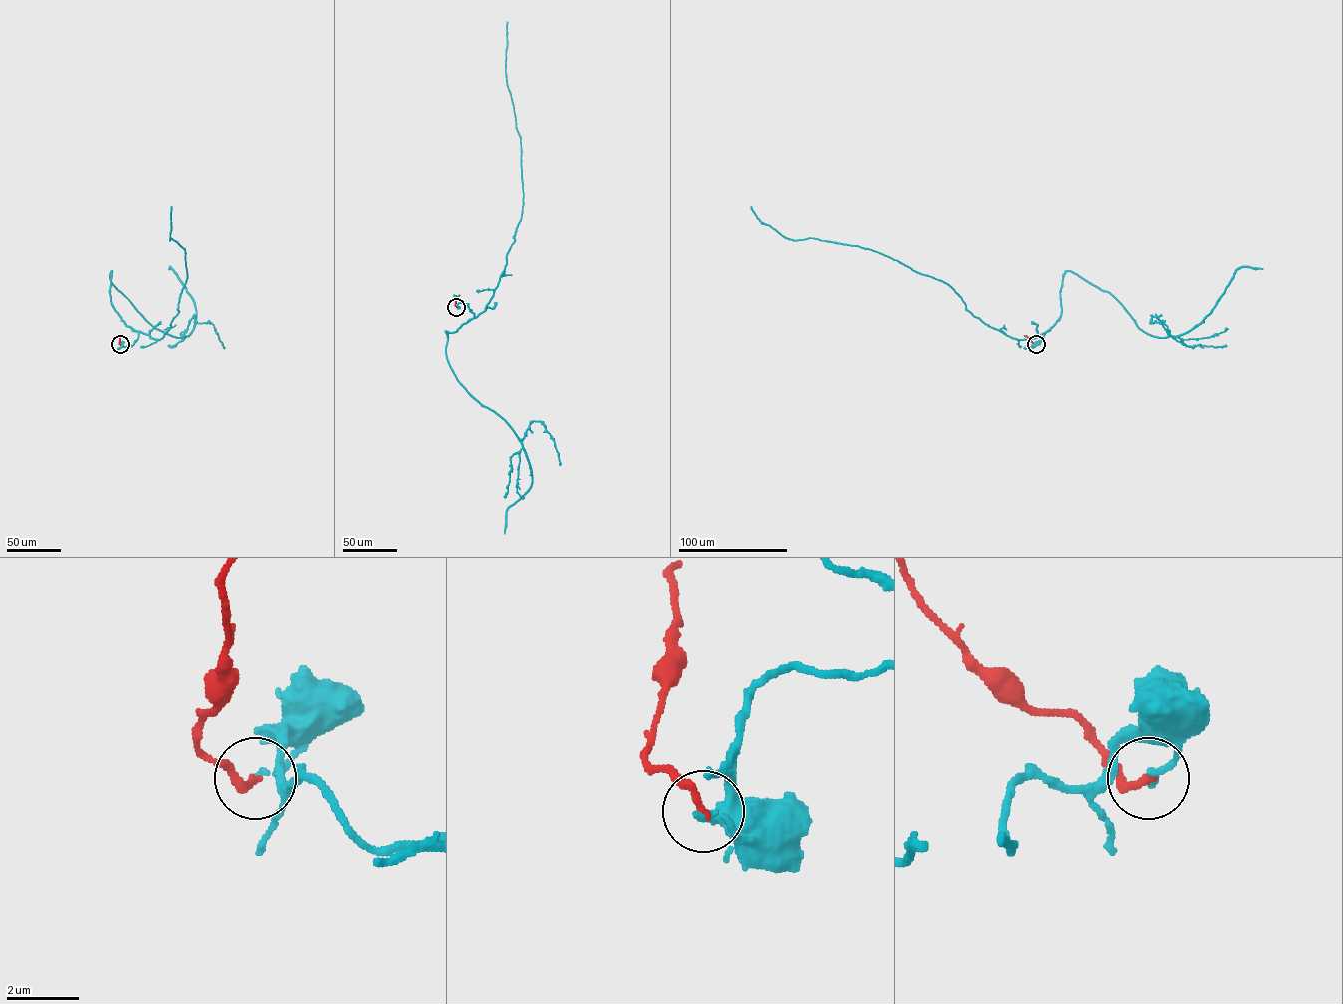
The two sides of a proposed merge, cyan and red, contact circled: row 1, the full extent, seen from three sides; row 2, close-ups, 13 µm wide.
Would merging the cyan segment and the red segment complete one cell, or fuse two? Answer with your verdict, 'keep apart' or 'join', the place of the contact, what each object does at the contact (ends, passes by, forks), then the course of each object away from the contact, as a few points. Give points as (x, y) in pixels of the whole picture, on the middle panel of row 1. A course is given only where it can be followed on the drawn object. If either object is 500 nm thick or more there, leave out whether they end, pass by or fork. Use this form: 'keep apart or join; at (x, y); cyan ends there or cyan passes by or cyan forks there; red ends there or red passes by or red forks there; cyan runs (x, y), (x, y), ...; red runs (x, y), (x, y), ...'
keep apart; at (456, 307); cyan ends there; red ends there; cyan runs (456, 307), (474, 316), (446, 331), (448, 363), (512, 429), (531, 472), (530, 487), (507, 508), (504, 533); red runs (456, 307), (455, 299), (459, 295)

